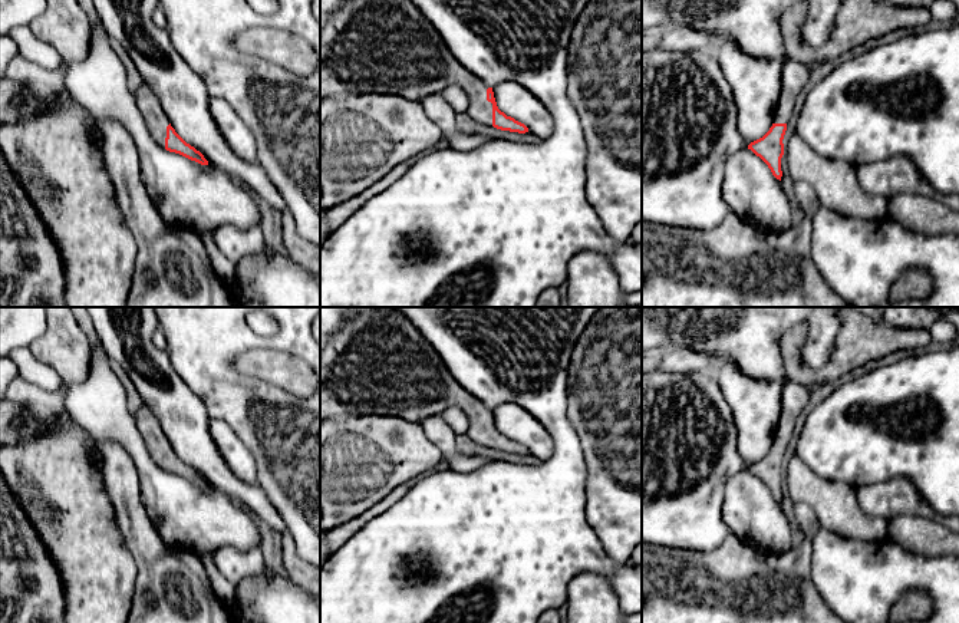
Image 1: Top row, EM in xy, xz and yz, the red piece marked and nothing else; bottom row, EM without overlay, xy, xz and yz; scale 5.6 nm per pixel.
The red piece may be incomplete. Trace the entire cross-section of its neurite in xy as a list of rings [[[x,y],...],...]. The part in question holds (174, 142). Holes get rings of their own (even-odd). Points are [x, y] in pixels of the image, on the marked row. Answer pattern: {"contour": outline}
{"contour": [[[142,85],[136,90],[135,102],[136,102],[138,109],[142,113],[142,118],[146,123],[146,129],[149,135],[161,148],[165,148],[169,152],[179,154],[201,165],[208,165],[208,161],[204,158],[204,155],[200,151],[197,151],[194,146],[187,144],[175,132],[158,98],[146,85]]]}

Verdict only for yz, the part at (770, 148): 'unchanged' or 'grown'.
grown

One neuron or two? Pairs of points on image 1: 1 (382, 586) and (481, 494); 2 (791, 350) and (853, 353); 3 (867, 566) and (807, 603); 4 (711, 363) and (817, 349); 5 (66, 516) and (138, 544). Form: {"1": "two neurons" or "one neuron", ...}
{"1": "one neuron", "2": "one neuron", "3": "two neurons", "4": "two neurons", "5": "two neurons"}

